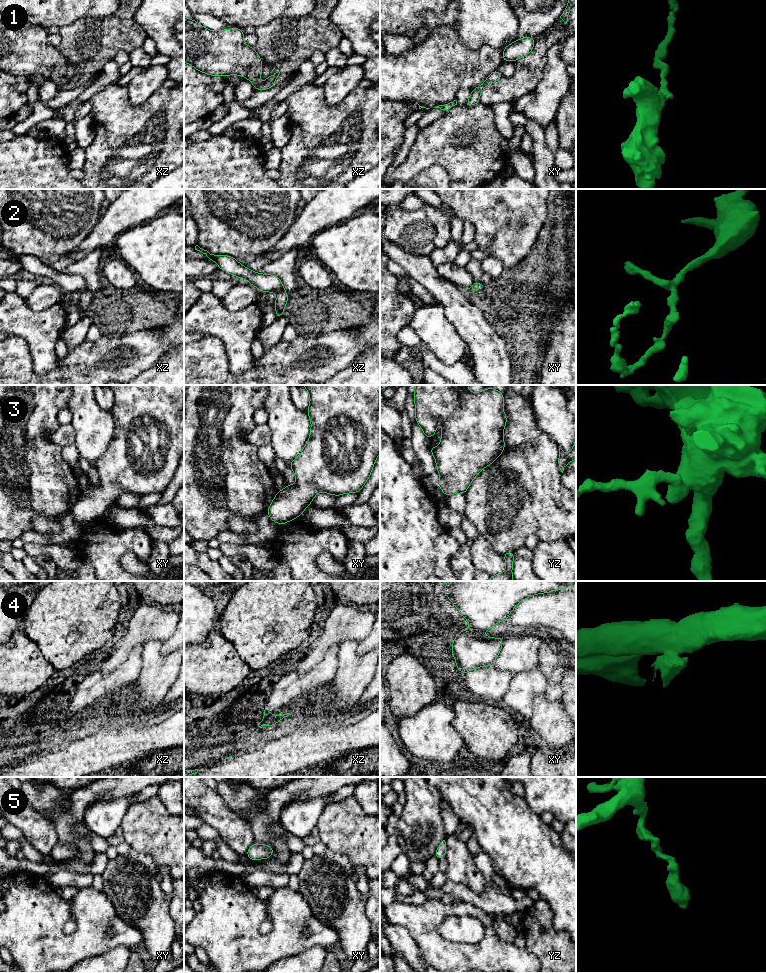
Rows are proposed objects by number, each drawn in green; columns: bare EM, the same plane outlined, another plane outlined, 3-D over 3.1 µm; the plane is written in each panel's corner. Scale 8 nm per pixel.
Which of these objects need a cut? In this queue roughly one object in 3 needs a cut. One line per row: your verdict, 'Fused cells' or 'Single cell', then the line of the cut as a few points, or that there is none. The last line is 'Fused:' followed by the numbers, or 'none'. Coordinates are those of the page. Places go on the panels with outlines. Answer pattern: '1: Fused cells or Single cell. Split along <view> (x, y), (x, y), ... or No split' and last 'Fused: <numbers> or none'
1: Single cell. No split
2: Single cell. No split
3: Single cell. No split
4: Fused cells. Split along xz (279, 715), (269, 725)
5: Single cell. No split
Fused: 4

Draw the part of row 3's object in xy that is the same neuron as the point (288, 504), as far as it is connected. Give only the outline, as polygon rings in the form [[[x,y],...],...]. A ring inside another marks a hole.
[[[303,385],[303,387],[310,394],[310,405],[306,410],[311,420],[310,438],[301,454],[289,463],[297,483],[286,484],[284,490],[277,491],[266,512],[270,519],[279,525],[300,517],[319,492],[334,496],[360,492],[369,479],[380,453],[380,385]]]

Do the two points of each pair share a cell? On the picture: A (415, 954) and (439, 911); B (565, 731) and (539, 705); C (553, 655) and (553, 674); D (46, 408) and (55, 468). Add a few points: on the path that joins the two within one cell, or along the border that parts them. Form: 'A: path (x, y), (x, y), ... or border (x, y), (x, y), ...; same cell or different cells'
A: border (405, 929), (427, 962); different cells
B: path (559, 725), (545, 711); same cell
C: path (553, 660), (553, 669); same cell
D: path (39, 423), (40, 453); same cell

